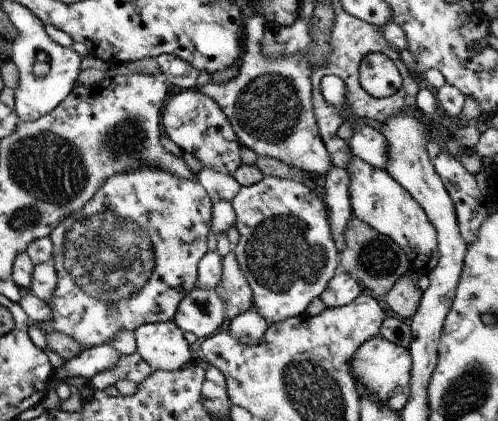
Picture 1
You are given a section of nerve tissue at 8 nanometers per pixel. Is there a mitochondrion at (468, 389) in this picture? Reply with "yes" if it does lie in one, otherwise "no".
yes

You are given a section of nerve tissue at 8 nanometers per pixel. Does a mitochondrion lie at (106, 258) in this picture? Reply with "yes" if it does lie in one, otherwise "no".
yes

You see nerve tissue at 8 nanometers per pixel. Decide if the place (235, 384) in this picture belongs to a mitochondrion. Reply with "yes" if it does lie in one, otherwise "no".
no

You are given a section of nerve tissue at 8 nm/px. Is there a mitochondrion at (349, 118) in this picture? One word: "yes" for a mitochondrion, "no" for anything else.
no

